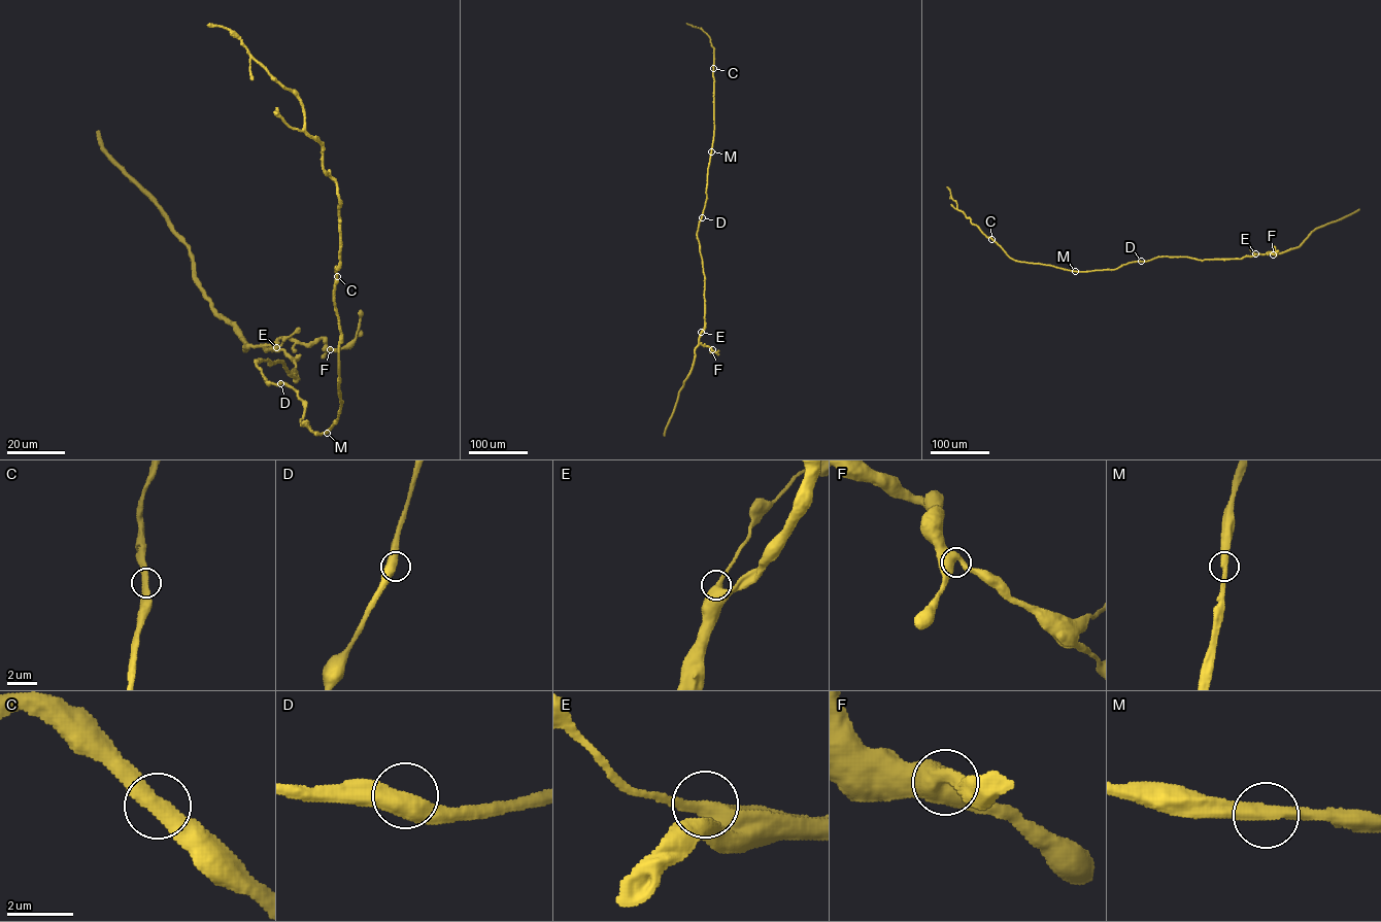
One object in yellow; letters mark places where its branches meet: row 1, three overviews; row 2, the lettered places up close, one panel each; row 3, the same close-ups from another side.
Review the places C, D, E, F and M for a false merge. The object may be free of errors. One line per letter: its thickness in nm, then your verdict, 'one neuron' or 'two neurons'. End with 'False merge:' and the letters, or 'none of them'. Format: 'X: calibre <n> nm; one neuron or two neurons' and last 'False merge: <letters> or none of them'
C: calibre 440 nm; one neuron
D: calibre 500 nm; one neuron
E: calibre 480 nm; one neuron
F: calibre 650 nm; one neuron
M: calibre 400 nm; one neuron
False merge: none of them

